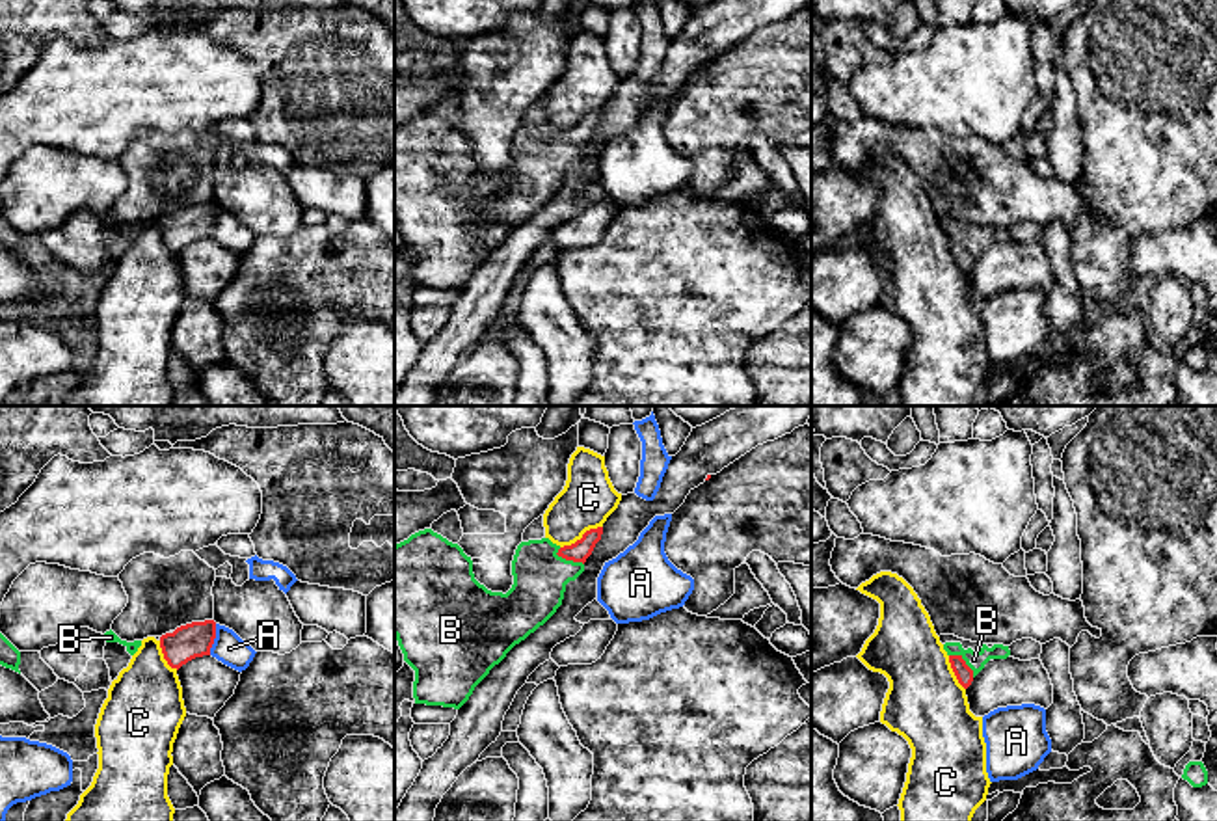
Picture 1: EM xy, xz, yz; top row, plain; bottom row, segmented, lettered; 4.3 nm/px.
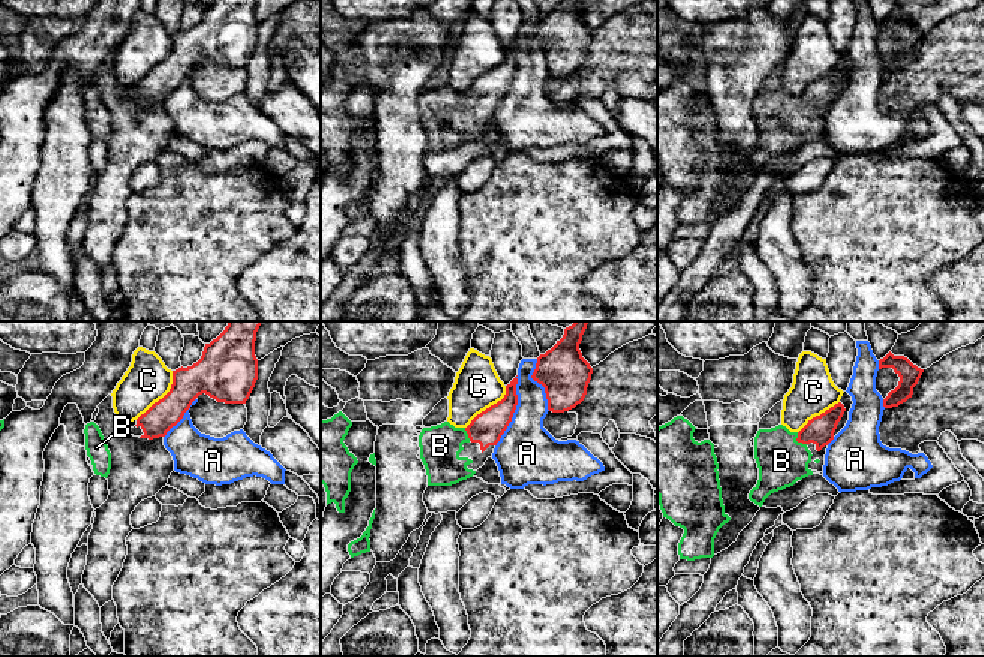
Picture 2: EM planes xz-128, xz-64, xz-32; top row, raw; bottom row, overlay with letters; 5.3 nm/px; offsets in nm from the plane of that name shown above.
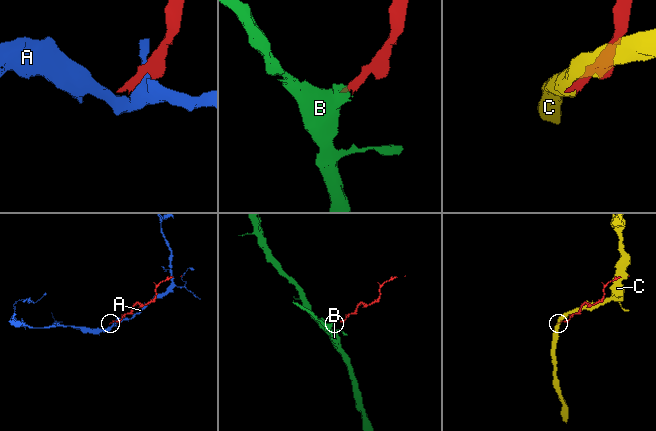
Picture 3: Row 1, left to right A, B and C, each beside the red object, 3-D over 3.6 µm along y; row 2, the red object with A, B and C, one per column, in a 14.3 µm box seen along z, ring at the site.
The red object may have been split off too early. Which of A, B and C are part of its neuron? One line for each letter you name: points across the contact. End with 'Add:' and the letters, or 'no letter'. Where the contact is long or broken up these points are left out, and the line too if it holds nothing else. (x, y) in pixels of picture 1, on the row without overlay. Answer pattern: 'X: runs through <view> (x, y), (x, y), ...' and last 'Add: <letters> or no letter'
B: runs through xz (581, 133), (570, 142), (540, 159)
Add: B

